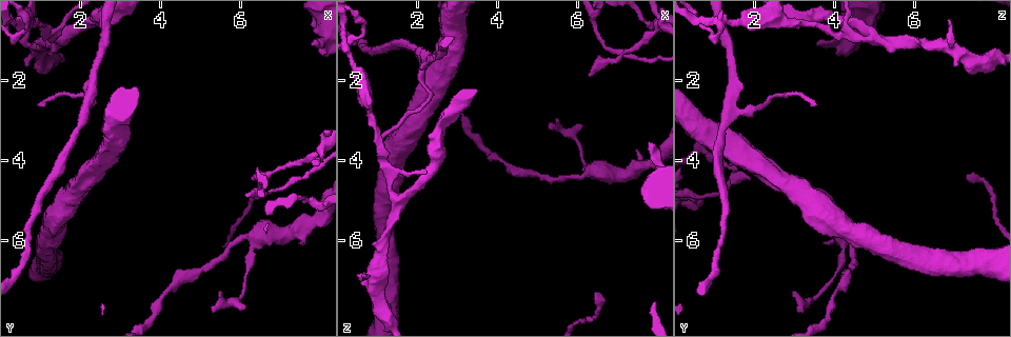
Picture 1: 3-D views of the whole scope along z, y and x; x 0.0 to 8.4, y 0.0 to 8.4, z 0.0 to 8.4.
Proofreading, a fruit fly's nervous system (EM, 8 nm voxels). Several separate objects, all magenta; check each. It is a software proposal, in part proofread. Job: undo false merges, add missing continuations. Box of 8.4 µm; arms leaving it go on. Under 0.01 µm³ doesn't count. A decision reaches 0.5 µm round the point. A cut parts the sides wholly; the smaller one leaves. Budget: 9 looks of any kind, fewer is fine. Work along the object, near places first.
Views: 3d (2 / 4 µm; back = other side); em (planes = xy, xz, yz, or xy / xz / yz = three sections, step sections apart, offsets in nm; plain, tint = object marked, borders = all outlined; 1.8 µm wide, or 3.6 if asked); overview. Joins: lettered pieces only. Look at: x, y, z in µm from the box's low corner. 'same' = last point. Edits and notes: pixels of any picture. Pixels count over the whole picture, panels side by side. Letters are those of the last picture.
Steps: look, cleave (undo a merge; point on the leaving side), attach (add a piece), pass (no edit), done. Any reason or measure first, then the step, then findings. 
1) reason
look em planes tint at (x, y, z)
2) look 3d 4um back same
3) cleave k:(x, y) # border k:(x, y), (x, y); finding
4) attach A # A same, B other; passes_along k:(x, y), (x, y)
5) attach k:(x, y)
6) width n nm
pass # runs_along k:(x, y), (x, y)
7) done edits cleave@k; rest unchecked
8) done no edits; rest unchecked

thin end
look em xz step 16 tint at (5.50, 7.30, 2.95)

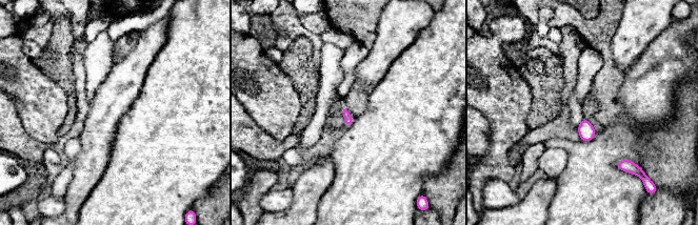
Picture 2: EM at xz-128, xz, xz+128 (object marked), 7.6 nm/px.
another direction
look em planes borders same

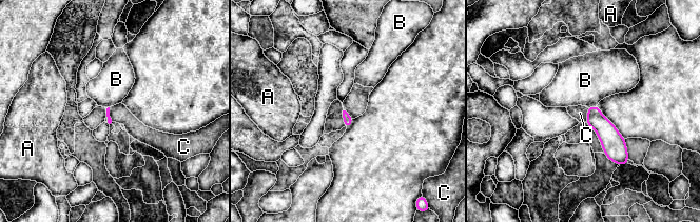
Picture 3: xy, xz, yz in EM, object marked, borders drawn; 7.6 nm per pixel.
pass # A other, B other, C other; border 3:(587, 107), (587, 118), (584, 121); no lettered piece goes on from it

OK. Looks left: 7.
look em planes tint at (2.30, 2.40, 2.45)

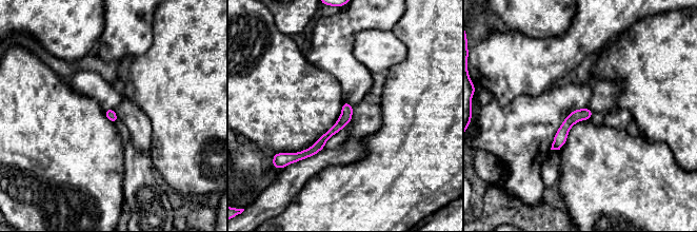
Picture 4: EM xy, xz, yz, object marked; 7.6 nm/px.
see the neighbours
look em planes borders same

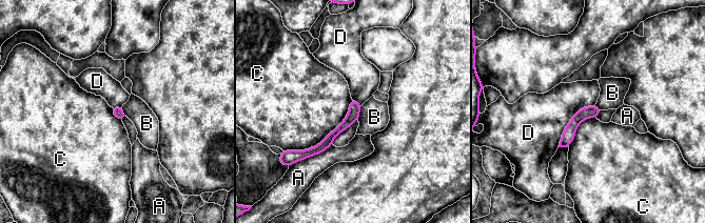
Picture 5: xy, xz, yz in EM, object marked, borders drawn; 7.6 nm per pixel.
pass # A other, B other, C other, D other; runs_along 5:(357, 106), (319, 148), (306, 153); all the same neuron

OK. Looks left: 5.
look 3d 2um at (0.90, 2.60, 3.50)

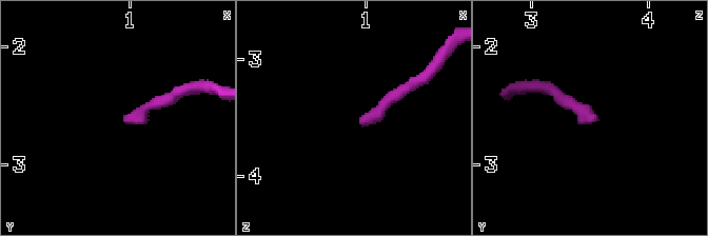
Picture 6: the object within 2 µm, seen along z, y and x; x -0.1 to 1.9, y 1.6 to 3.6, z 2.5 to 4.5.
need the tissue
look em yz step 8 tint at (0.94, 2.60, 3.54)

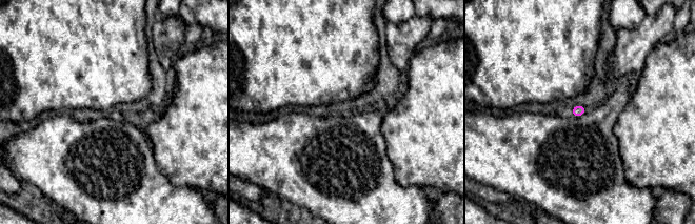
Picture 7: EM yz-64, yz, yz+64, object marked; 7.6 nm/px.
look em planes borders same

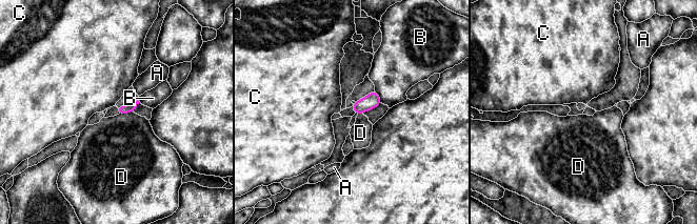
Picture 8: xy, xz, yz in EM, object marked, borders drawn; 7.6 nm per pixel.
pass # A other, B other, C other, D other; border 8:(133, 112), (118, 115); no lettered piece goes on from it

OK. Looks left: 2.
done no edits; rest unchecked

